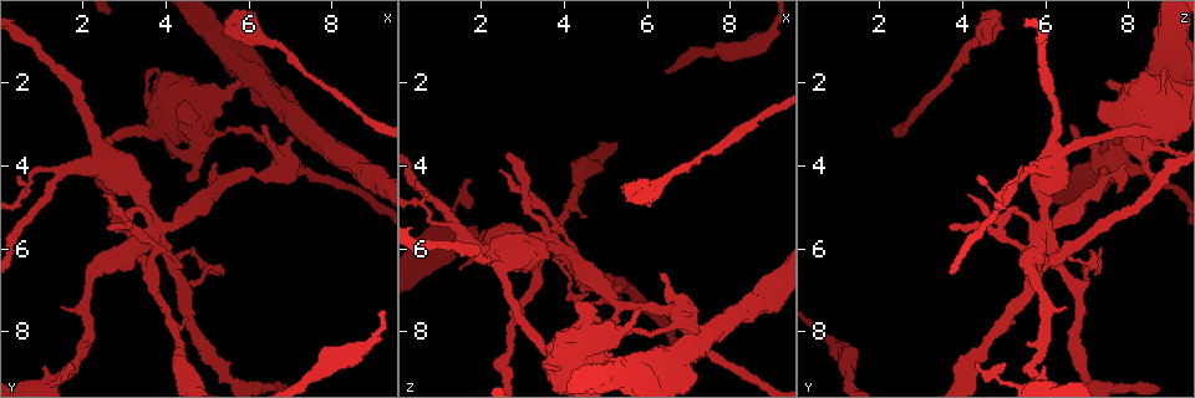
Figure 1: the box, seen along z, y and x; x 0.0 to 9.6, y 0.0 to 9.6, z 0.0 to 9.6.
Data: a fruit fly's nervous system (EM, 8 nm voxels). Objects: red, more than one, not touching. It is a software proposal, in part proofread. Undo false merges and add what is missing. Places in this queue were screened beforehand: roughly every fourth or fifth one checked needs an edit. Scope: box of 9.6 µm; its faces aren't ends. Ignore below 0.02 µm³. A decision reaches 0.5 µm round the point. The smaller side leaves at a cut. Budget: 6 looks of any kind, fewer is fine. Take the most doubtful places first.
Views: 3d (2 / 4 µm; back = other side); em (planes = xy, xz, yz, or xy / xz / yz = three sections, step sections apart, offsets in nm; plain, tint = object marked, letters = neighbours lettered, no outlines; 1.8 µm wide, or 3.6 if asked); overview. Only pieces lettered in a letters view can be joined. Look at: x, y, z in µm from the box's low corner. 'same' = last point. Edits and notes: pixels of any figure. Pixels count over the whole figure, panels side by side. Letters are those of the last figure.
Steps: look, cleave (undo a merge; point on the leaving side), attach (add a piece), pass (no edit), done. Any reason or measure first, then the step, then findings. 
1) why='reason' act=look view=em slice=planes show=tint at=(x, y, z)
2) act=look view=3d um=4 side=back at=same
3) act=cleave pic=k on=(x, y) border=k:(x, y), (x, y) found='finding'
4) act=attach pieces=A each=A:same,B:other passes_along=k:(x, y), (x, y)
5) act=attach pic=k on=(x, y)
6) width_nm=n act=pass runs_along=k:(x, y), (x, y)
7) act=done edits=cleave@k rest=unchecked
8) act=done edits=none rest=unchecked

why='branch stops here' act=look view=3d um=4 at=(3.55, 1.80, 8.80)

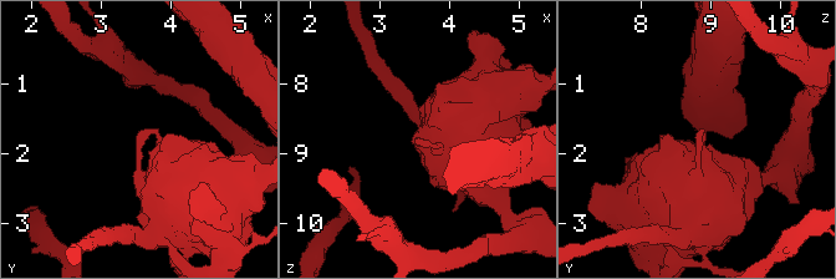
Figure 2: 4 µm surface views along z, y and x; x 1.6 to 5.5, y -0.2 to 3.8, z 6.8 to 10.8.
act=look view=em slice=planes show=letters at=(3.50, 1.80, 8.80)

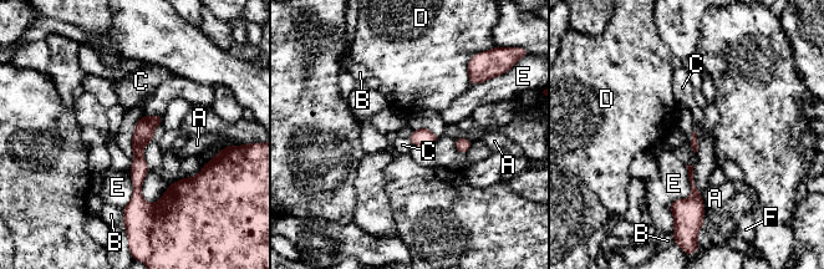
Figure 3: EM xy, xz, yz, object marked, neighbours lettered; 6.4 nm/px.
longest_contact=E:360nm act=pass each=A:other,B:other,C:other,D:other,E:other,F:other border=3:(693, 165), (693, 182), (702, 199) found='no lettered piece goes on from it'

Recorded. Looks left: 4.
why='a fork' act=look view=em slice=yz step=4 show=tint at=(3.45, 5.65, 4.90)

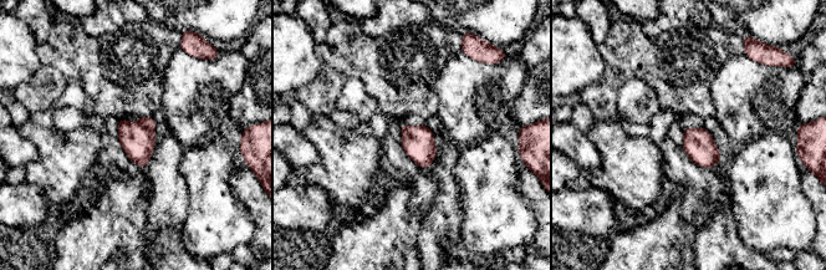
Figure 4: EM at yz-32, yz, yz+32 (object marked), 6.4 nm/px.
act=look view=em slice=planes show=letters at=same

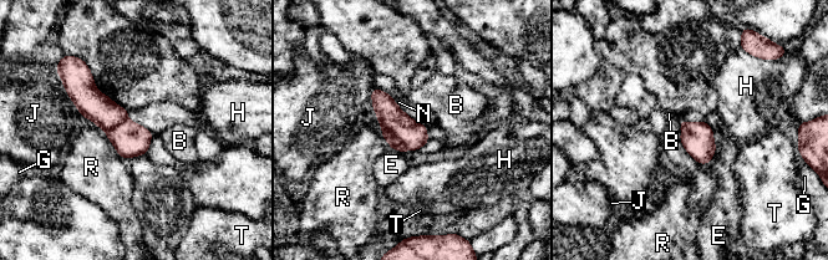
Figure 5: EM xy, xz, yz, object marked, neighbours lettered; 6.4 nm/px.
act=cleave pic=5 on=(394, 142) each=B:other,E:other,G:other,H:other,J:other,N:other,R:other,T:other found='two cells meet here'

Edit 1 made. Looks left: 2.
act=done edits=cleave@5 rest=unchecked

